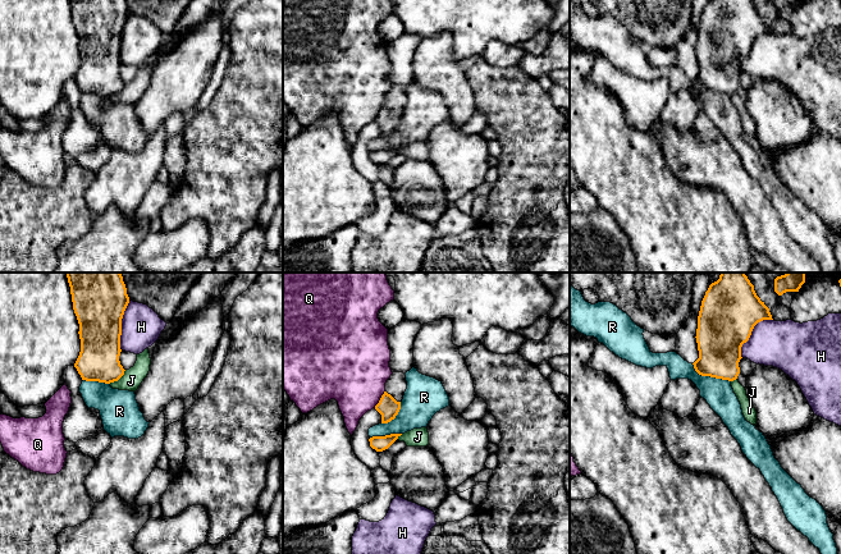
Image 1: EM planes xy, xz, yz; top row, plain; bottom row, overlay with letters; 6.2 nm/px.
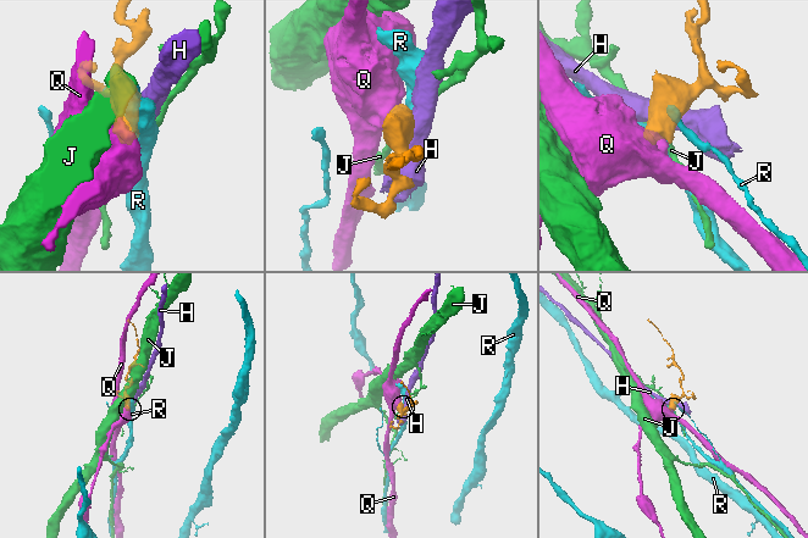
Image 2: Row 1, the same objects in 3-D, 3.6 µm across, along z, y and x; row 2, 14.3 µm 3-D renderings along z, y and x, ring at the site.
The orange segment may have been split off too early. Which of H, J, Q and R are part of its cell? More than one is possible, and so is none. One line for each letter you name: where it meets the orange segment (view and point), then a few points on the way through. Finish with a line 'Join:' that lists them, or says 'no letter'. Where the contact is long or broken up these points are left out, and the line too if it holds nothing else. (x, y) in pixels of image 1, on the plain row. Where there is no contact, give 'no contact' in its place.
Join: no letter

